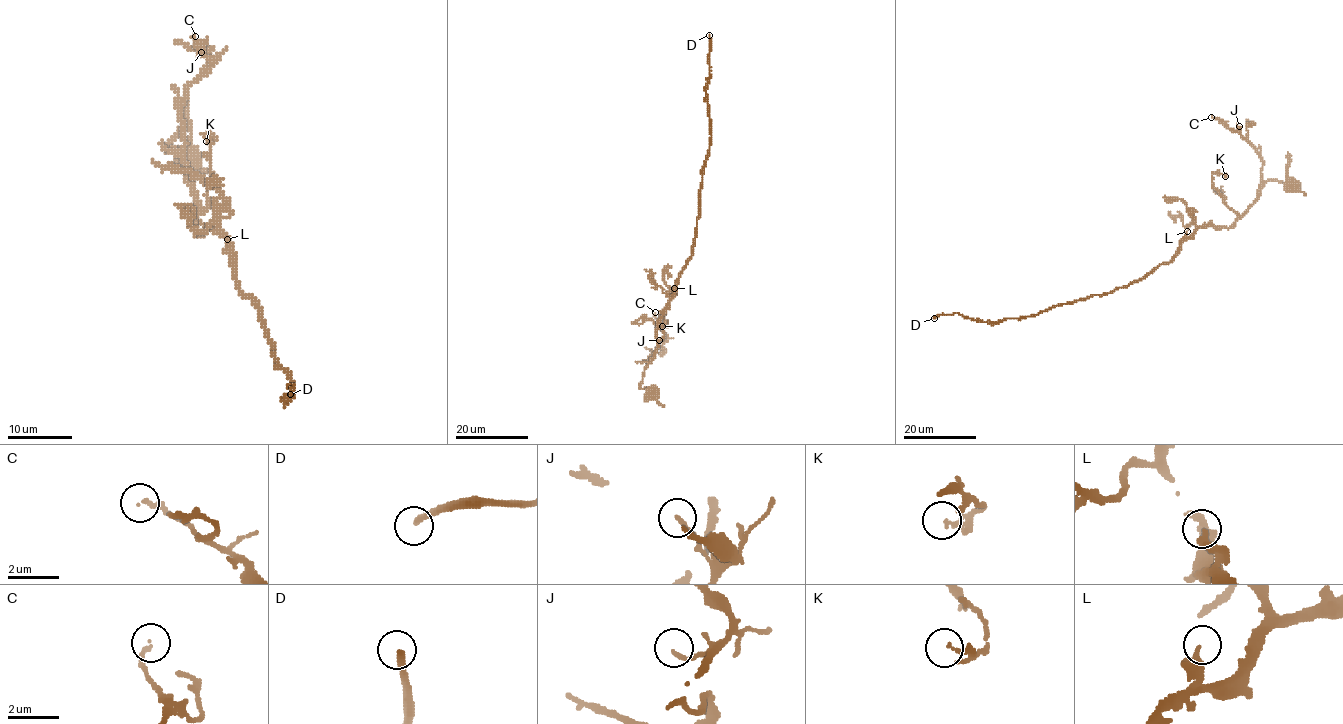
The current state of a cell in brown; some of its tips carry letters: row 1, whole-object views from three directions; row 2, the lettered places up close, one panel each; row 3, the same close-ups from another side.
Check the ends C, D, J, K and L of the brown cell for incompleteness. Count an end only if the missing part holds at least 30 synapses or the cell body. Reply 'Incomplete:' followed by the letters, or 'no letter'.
Incomplete: D

